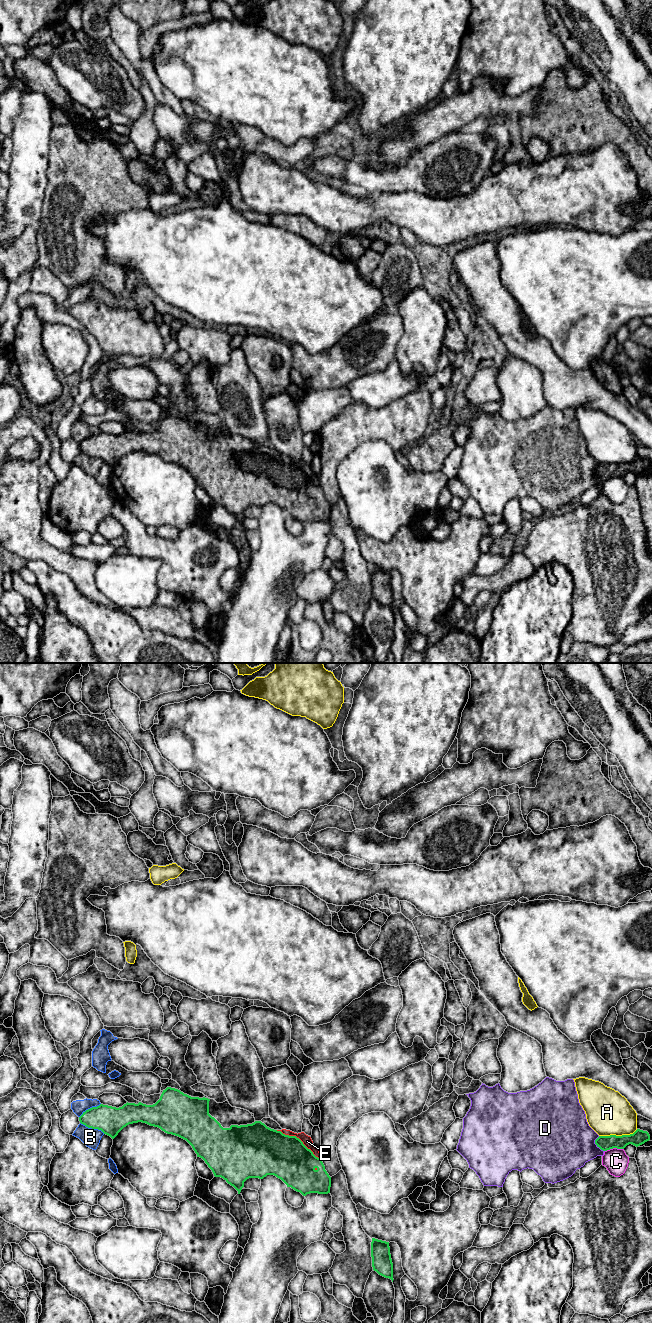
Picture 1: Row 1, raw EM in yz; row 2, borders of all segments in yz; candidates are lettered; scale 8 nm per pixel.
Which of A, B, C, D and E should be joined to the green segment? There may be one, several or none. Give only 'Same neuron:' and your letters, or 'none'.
Same neuron: E

